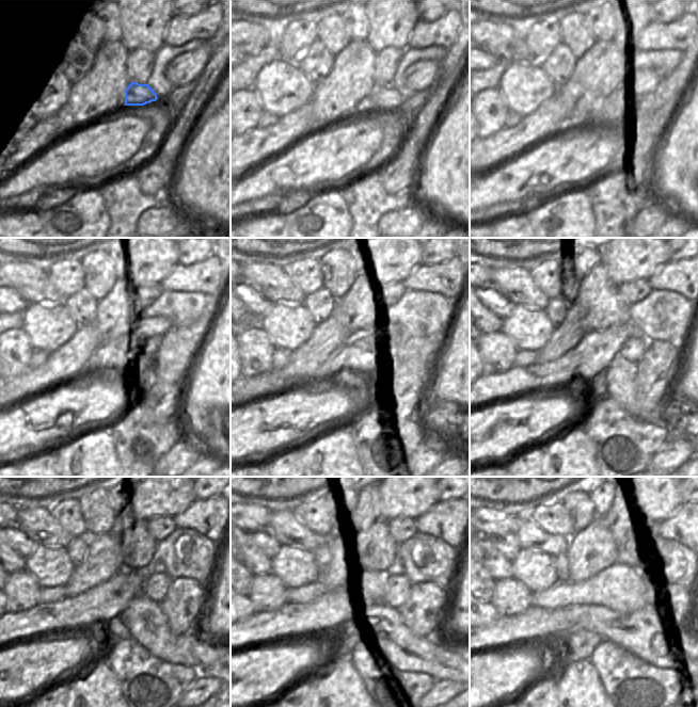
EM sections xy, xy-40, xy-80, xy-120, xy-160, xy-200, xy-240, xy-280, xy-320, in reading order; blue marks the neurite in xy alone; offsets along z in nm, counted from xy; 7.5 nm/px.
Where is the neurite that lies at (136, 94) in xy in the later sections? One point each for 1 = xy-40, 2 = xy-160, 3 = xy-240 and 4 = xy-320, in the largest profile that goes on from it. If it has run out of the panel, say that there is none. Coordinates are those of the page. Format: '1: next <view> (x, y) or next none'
1: next xy-40 (382, 96)
2: next xy-160 (396, 347)
3: next xy-240 (156, 585)
4: next xy-320 (643, 578)

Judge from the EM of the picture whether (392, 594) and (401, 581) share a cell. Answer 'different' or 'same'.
same

